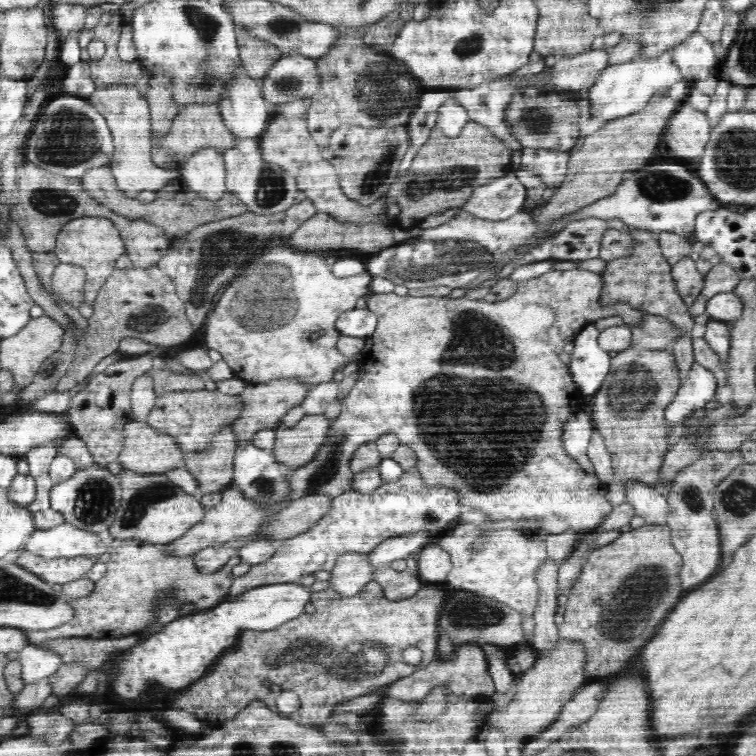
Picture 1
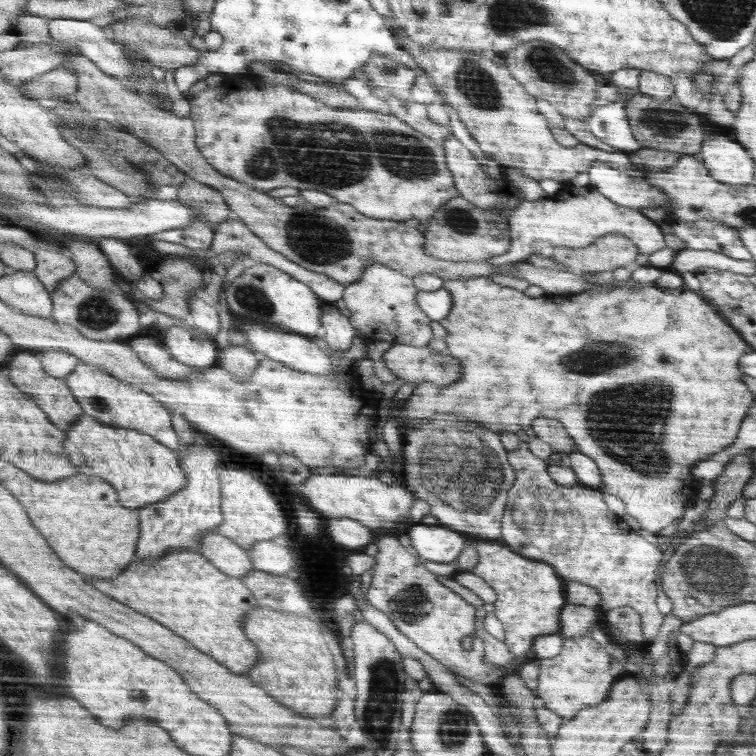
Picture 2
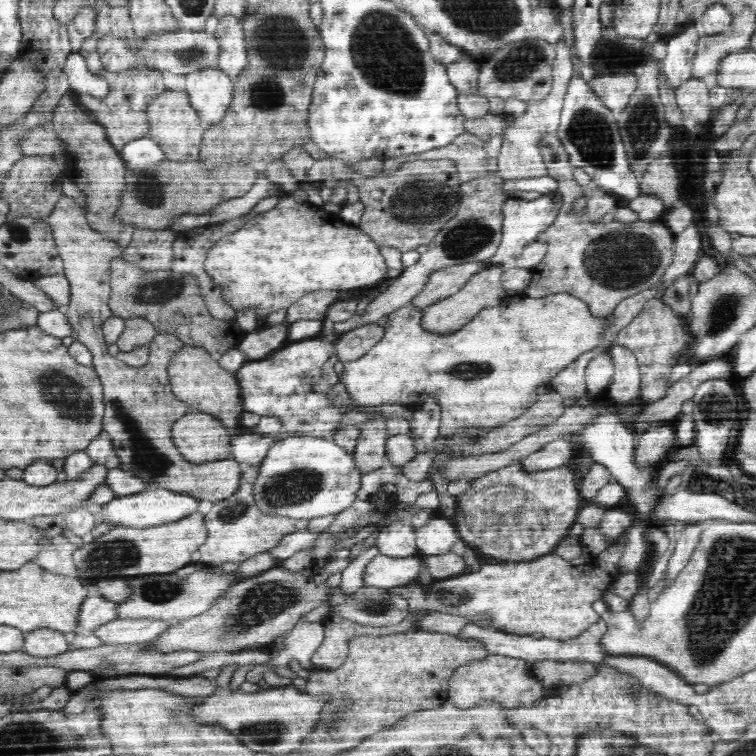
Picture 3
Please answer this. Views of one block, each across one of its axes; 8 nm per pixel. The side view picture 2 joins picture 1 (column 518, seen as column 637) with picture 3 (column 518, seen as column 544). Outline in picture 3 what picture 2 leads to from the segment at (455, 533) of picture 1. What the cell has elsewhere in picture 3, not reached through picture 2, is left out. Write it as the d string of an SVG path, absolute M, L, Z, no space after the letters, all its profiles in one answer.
M521 459L512 462L510 465L499 468L495 471L487 472L482 476L476 478L471 482L470 488L466 490L460 497L455 501L457 507L455 510L455 518L453 523L457 528L459 538L461 538L465 544L477 553L486 554L486 556L492 556L492 558L497 558L503 562L522 562L534 560L540 556L552 555L554 553L554 548L560 544L560 542L568 537L568 531L572 528L572 525L576 523L576 516L578 516L578 510L581 508L582 498L578 487L578 478L574 474L574 470L568 465L558 466L558 468L550 468L546 470L536 470L536 472L525 472L524 464L521 463Z

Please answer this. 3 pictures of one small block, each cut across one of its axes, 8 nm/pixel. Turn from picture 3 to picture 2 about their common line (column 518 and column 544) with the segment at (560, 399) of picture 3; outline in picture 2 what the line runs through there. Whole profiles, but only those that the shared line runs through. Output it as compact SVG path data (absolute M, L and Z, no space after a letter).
M536 417L531 422L531 430L534 431L536 439L548 443L553 452L566 456L577 451L576 443L558 419Z

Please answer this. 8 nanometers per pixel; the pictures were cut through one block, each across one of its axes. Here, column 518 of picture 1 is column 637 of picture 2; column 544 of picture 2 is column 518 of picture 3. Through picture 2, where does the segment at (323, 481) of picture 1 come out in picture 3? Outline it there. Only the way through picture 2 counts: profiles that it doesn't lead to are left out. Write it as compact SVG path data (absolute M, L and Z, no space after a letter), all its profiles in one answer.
M555 293L554 295L544 296L543 298L536 299L527 297L525 295L517 296L516 298L507 299L501 305L484 308L478 312L476 316L464 327L459 328L457 331L451 332L448 335L439 335L438 333L425 331L422 329L421 320L423 316L422 309L414 308L412 301L398 310L394 310L392 315L388 316L388 325L385 326L384 336L370 349L366 354L358 357L356 360L348 360L346 363L346 370L344 370L344 386L350 393L351 399L355 404L360 406L378 406L381 404L405 404L410 410L416 411L417 408L424 402L426 398L433 394L435 400L439 402L441 408L441 424L439 429L440 436L452 436L462 430L468 428L498 428L505 422L510 422L526 412L535 402L538 402L540 394L536 392L540 386L552 382L552 378L564 370L568 364L572 364L584 352L592 351L595 346L601 341L601 334L605 328L611 323L613 314L606 316L606 318L596 318L592 316L589 311L589 306L586 302L572 297L568 293Z

